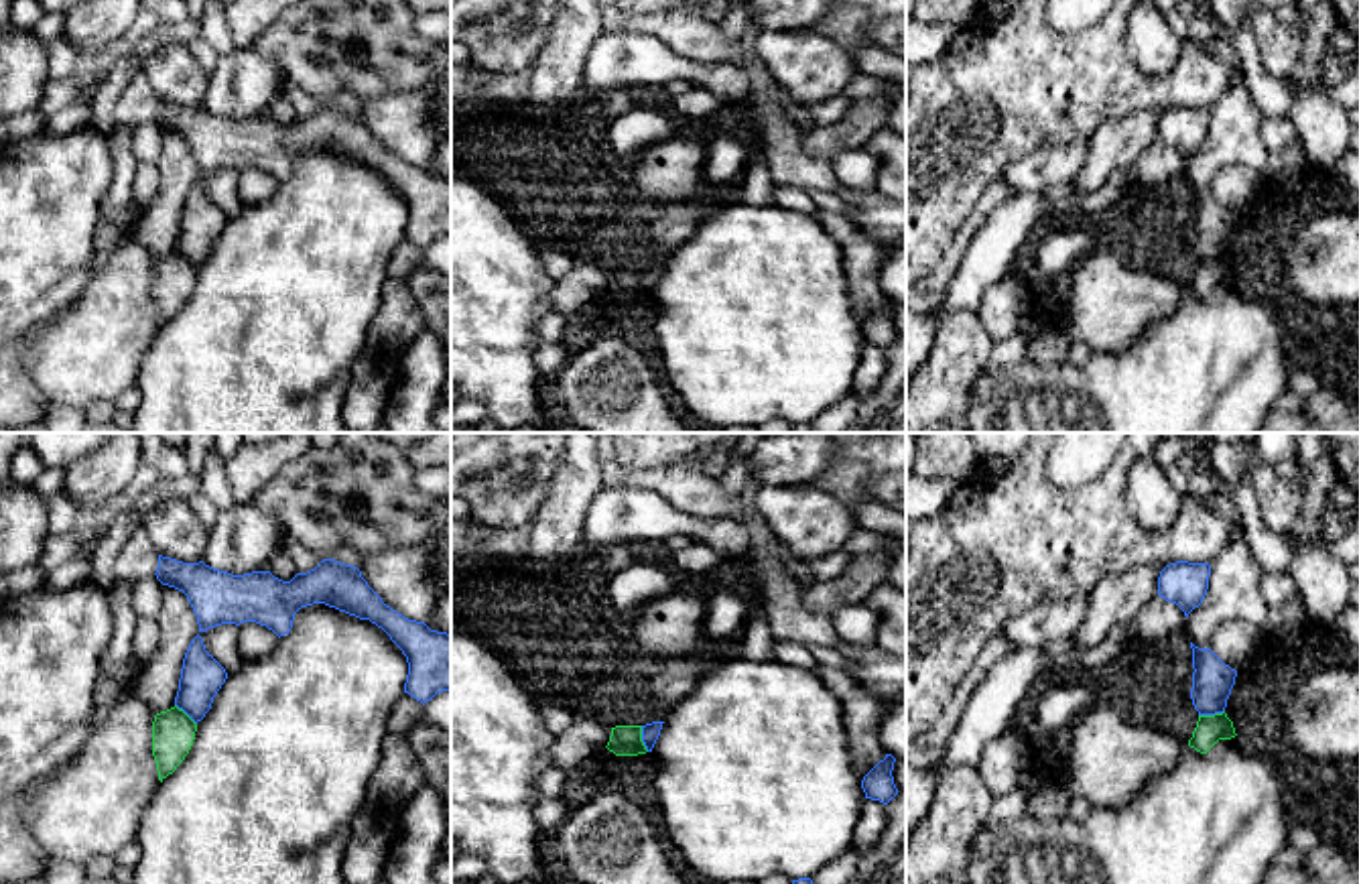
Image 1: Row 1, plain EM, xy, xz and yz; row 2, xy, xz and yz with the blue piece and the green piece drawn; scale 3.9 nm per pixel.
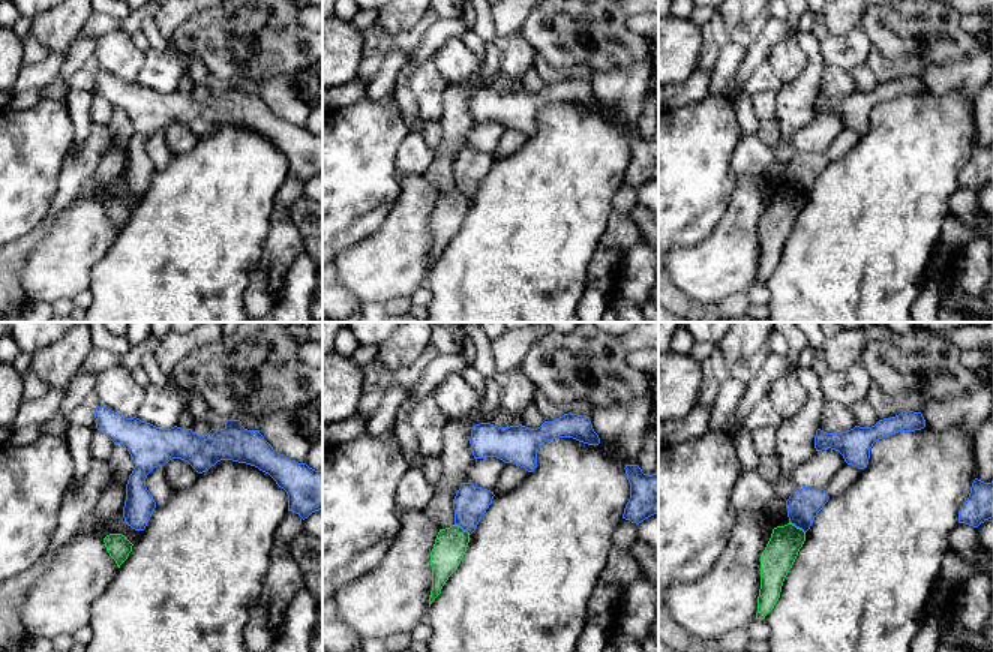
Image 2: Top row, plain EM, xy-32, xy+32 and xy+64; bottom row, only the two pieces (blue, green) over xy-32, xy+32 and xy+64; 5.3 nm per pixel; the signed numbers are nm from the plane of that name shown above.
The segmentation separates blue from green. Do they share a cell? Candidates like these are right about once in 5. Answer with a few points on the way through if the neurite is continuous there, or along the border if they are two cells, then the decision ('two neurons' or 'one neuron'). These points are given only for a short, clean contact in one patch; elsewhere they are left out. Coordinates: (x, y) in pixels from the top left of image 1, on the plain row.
along xz (640, 271), (640, 283), (649, 295) | two neurons

